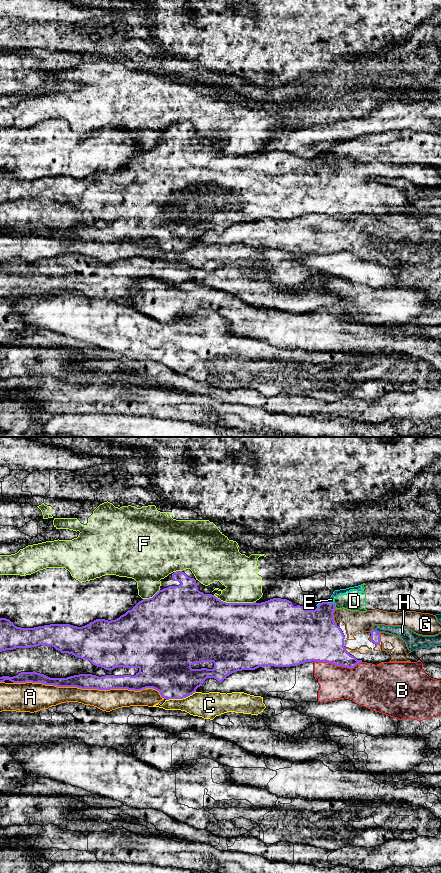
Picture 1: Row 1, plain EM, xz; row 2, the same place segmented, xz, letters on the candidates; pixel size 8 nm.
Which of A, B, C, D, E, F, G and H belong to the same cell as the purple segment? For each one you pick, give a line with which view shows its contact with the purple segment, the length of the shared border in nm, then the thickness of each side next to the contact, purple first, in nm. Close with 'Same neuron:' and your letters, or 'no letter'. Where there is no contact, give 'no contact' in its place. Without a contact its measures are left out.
G: xz | 130 nm | 420/170 nm
Same neuron: G

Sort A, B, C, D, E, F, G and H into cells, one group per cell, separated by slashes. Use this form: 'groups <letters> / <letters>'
groups A C / B / D E / F / G / H

